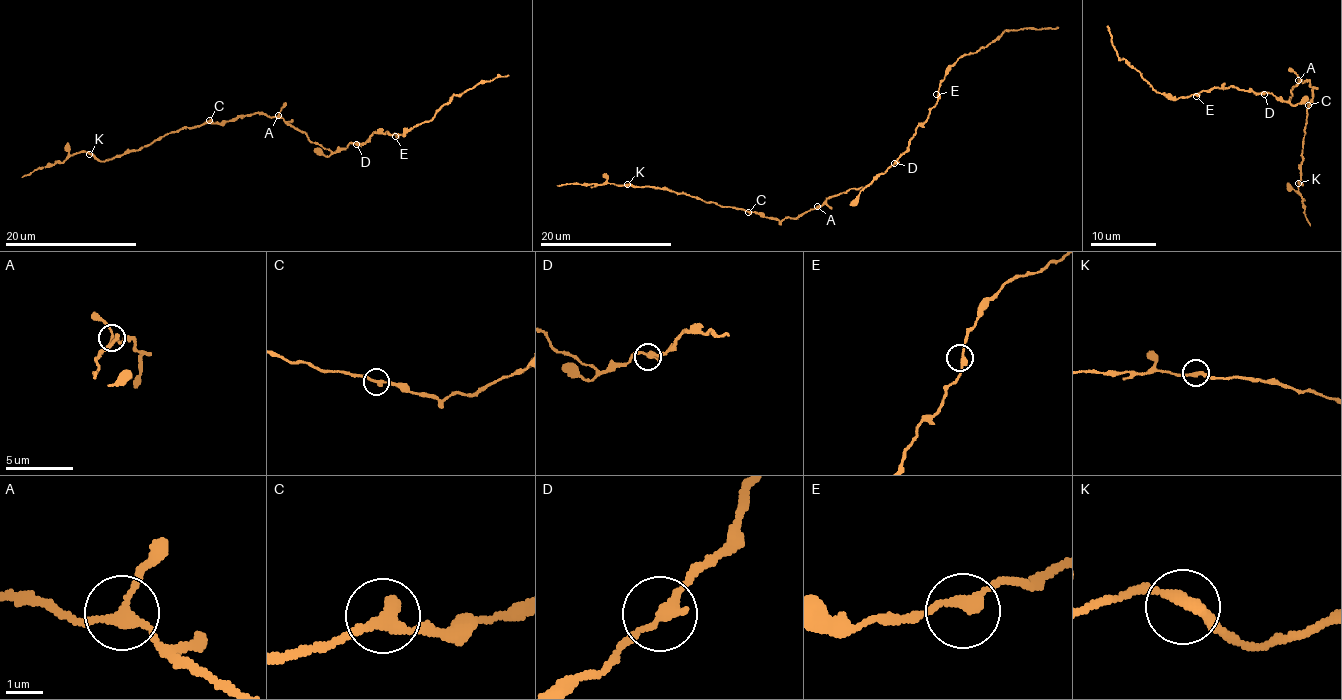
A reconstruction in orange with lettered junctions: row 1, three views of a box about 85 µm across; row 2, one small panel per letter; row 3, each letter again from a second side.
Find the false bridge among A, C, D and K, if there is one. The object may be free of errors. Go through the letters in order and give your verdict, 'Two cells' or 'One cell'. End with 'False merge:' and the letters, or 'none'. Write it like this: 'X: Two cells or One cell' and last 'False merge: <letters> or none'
A: One cell
C: One cell
D: One cell
K: One cell
False merge: none

